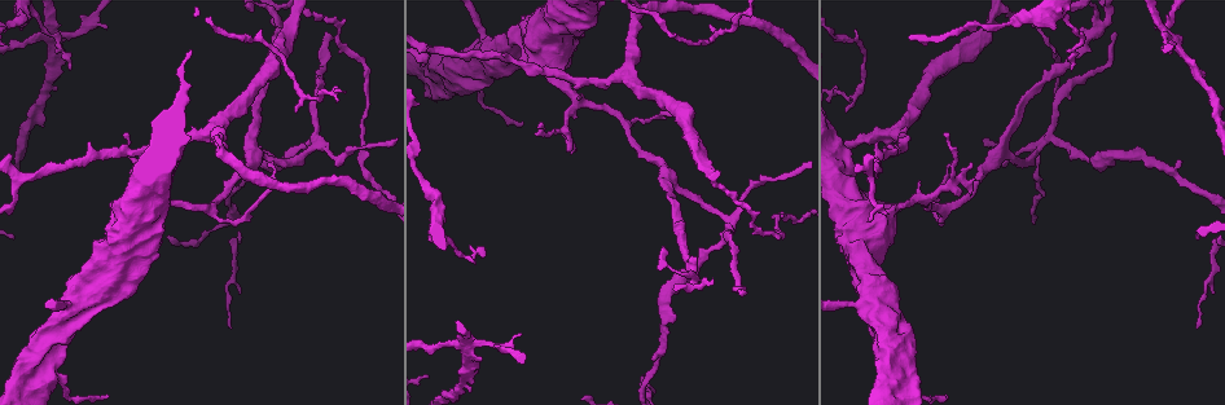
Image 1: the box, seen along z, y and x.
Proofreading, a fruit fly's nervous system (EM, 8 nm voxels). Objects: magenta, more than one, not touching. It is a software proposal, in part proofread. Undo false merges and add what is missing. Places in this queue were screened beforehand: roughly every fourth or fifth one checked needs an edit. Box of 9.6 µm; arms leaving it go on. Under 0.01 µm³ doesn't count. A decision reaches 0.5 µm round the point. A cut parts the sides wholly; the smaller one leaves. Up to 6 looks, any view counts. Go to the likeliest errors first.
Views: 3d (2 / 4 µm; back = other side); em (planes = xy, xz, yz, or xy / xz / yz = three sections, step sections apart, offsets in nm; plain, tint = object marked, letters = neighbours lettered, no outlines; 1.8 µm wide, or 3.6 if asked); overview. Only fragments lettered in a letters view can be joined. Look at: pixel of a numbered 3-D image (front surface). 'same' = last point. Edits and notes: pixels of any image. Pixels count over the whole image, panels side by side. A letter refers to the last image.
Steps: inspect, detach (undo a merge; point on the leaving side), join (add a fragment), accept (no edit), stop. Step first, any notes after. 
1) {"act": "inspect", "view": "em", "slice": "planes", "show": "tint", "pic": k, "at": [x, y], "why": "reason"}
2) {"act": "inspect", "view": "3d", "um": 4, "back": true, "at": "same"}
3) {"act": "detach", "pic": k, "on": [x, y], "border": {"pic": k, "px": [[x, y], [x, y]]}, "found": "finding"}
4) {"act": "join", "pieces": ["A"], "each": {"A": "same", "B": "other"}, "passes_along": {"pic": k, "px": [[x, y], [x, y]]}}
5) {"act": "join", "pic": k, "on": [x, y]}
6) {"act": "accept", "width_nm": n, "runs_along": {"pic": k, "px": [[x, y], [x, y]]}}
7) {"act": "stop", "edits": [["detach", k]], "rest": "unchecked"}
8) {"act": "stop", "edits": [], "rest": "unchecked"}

{"act": "inspect", "view": "3d", "um": 2, "pic": 1, "at": [470, 353], "why": "looks like a crossing"}

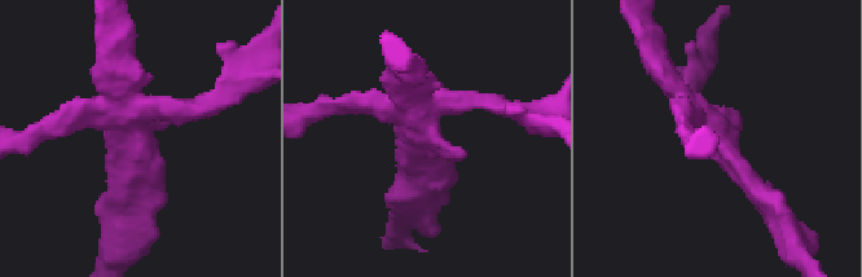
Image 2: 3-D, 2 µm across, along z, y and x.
{"act": "inspect", "view": "em", "slice": "xy", "step": 4, "show": "letters", "pic": 2, "at": [137, 121], "arms": 4, "why": "need the tissue"}

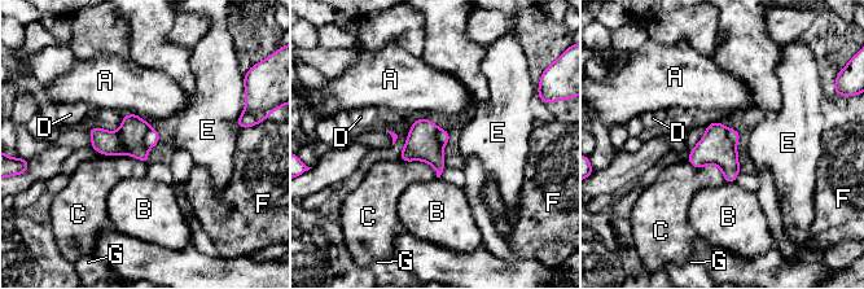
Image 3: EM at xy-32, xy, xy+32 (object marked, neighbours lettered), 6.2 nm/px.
{"act": "inspect", "view": "em", "slice": "planes", "show": "letters", "at": "same"}

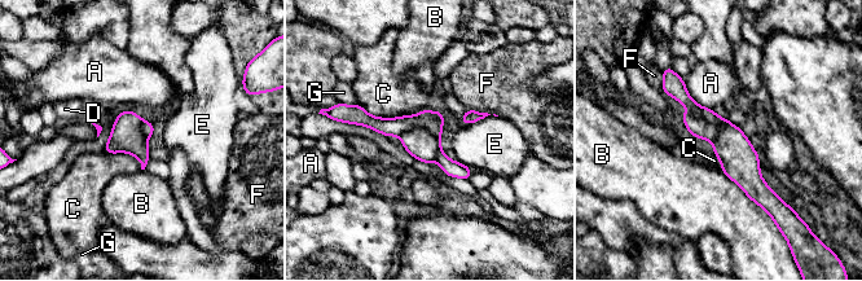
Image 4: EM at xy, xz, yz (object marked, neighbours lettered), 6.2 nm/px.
{"act": "detach", "pic": 4, "on": [696, 126], "width_nm": 220, "each": {"A": "other", "B": "other", "C": "other", "D": "other", "E": "other", "F": "other", "G": "other"}, "border": {"pic": 4, "px": [[689, 110], [716, 128], [713, 140]]}, "found": "two neurons meet here"}

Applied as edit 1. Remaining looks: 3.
{"act": "inspect", "view": "overview"}

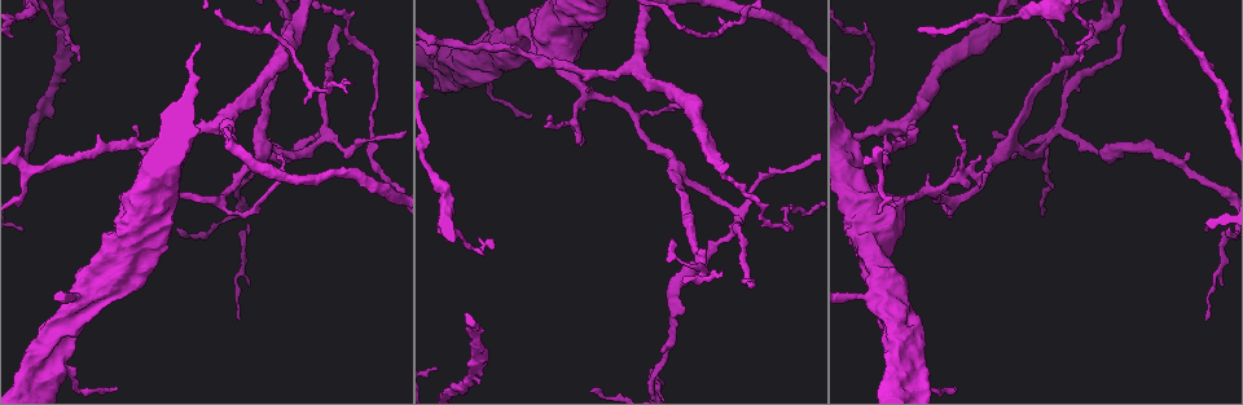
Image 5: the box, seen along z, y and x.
{"act": "inspect", "view": "em", "slice": "xz", "step": 8, "show": "tint", "pic": 5, "at": [323, 130], "why": "four arms meet"}

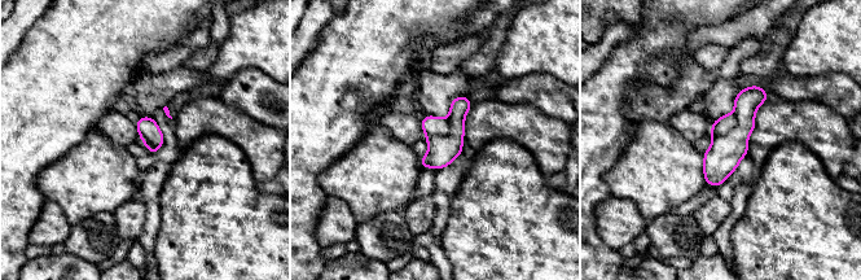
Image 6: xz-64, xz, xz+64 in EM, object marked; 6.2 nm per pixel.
{"act": "inspect", "view": "em", "slice": "planes", "show": "letters", "at": "same", "why": "another direction"}

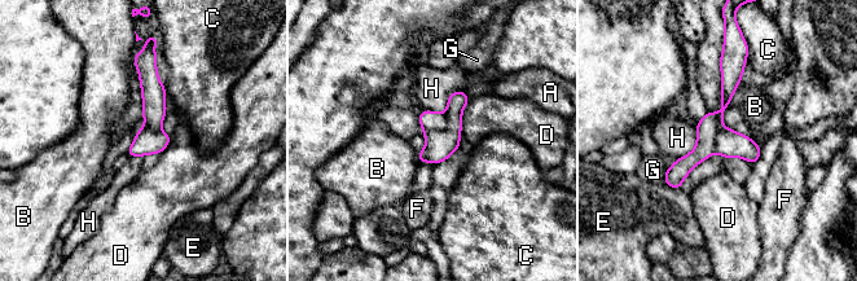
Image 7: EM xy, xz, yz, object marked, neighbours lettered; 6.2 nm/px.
{"act": "detach", "pic": 7, "on": [440, 145], "each": {"A": "other", "B": "other", "C": "other", "D": "other", "E": "other", "F": "other", "G": "other", "H": "other"}, "part_leaving": {"pic": 7, "px": [[461, 95], [453, 130], [422, 158]]}, "found": "two neurons meet here"}

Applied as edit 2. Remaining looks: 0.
{"act": "stop", "edits": [["detach", 4], ["detach", 7]], "rest": "unchecked"}

